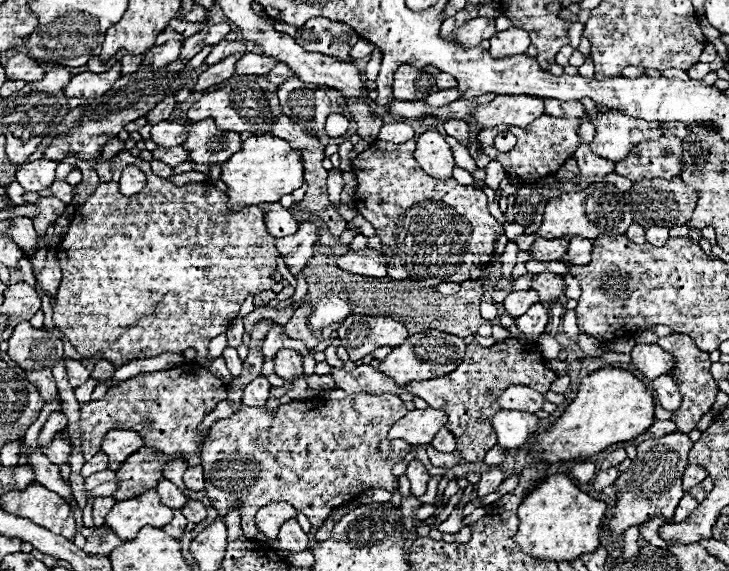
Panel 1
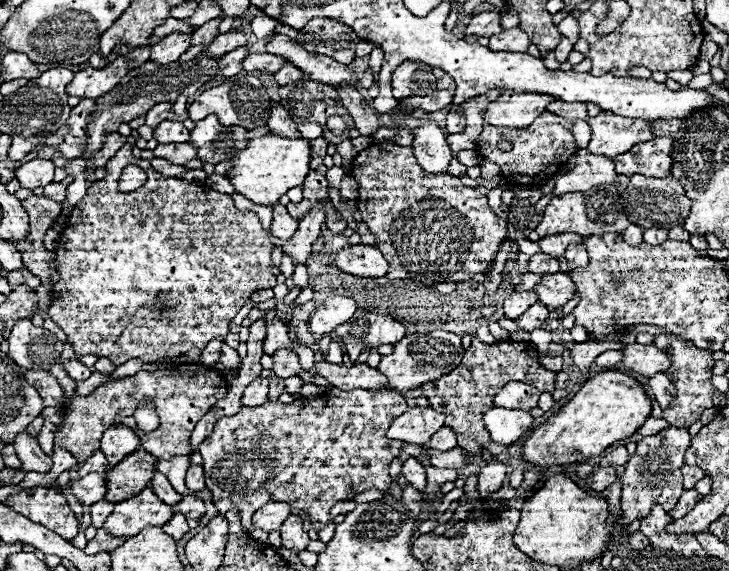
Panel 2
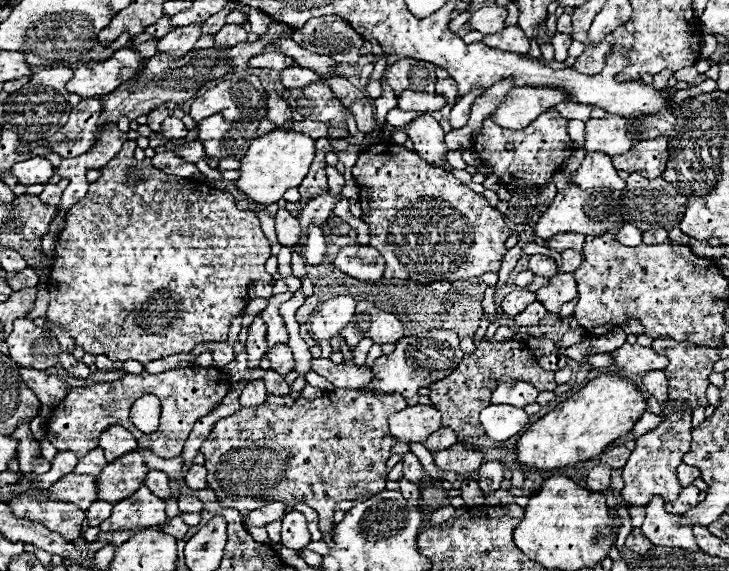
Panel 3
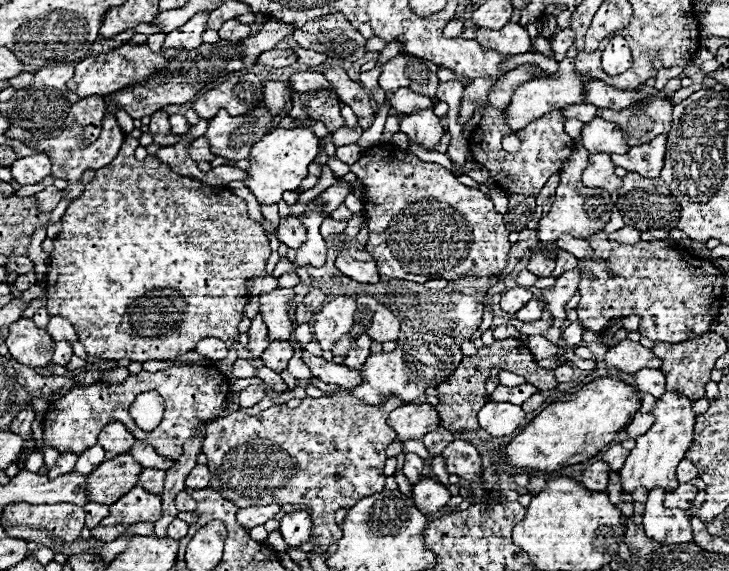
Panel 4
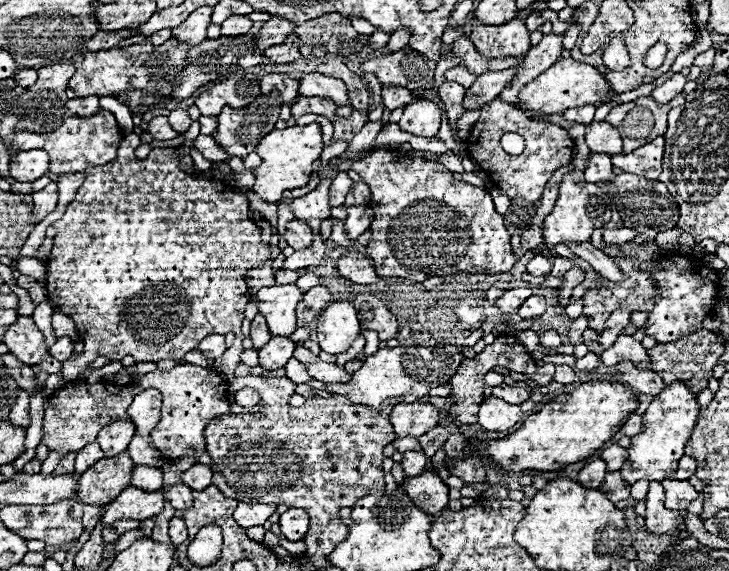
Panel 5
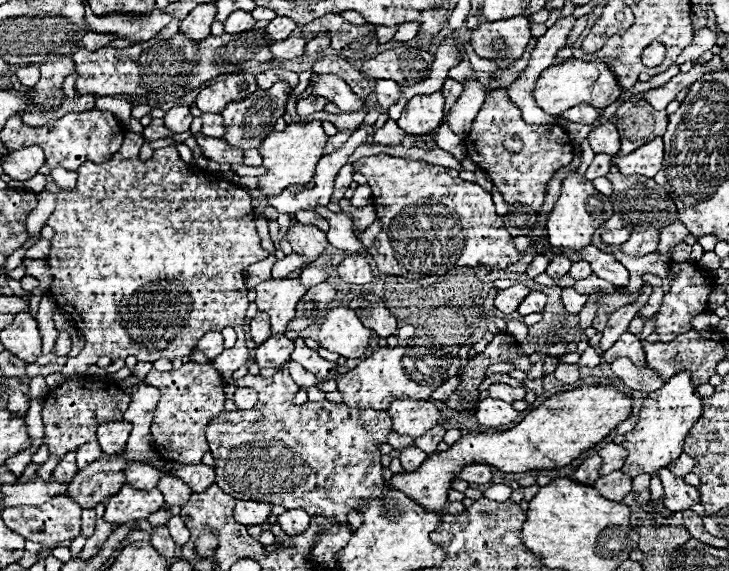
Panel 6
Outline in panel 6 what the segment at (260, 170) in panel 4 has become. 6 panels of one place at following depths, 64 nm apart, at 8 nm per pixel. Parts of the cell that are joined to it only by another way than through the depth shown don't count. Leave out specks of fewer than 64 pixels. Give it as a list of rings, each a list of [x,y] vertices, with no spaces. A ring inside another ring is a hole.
[[[318,120],[308,122],[308,124],[290,124],[286,126],[284,132],[272,130],[272,134],[268,134],[268,138],[264,138],[264,142],[258,148],[258,152],[264,158],[264,168],[266,168],[266,174],[258,178],[258,190],[264,196],[276,196],[284,188],[290,188],[294,184],[306,186],[314,176],[316,162],[322,156],[326,140],[328,136],[324,134],[322,124]]]

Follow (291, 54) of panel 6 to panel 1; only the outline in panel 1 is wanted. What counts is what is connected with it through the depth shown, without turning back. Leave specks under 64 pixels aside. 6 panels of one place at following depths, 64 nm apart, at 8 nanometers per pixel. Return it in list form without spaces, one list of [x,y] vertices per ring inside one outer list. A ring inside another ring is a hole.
[[[248,52],[236,62],[234,76],[246,76],[246,74],[248,76],[266,76],[268,70],[272,70],[272,66],[276,66],[274,58]]]

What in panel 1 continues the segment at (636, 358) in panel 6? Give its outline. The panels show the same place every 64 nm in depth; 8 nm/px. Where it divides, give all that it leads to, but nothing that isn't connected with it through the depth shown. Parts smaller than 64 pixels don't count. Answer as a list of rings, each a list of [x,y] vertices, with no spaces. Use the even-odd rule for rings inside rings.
[[[636,344],[630,356],[634,360],[634,366],[650,380],[658,378],[660,374],[670,374],[676,364],[674,356],[658,344]]]

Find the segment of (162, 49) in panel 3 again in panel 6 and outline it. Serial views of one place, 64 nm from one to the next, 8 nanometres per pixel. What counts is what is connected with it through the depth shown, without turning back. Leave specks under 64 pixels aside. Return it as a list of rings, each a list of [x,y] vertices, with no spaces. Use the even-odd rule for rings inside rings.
[[[200,4],[200,6],[196,6],[184,18],[184,22],[180,22],[180,34],[184,34],[186,38],[194,38],[196,42],[208,38],[214,16],[216,16],[216,4]]]

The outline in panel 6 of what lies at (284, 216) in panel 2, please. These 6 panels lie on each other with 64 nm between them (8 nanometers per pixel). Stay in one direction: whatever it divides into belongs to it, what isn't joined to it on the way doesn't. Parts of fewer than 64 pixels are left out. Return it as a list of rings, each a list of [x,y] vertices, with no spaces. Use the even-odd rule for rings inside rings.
[[[294,222],[292,228],[288,230],[286,238],[288,238],[292,250],[296,254],[306,256],[308,262],[314,262],[324,252],[324,248],[328,246],[326,234],[322,230],[318,230],[316,226],[312,226],[312,224]]]

